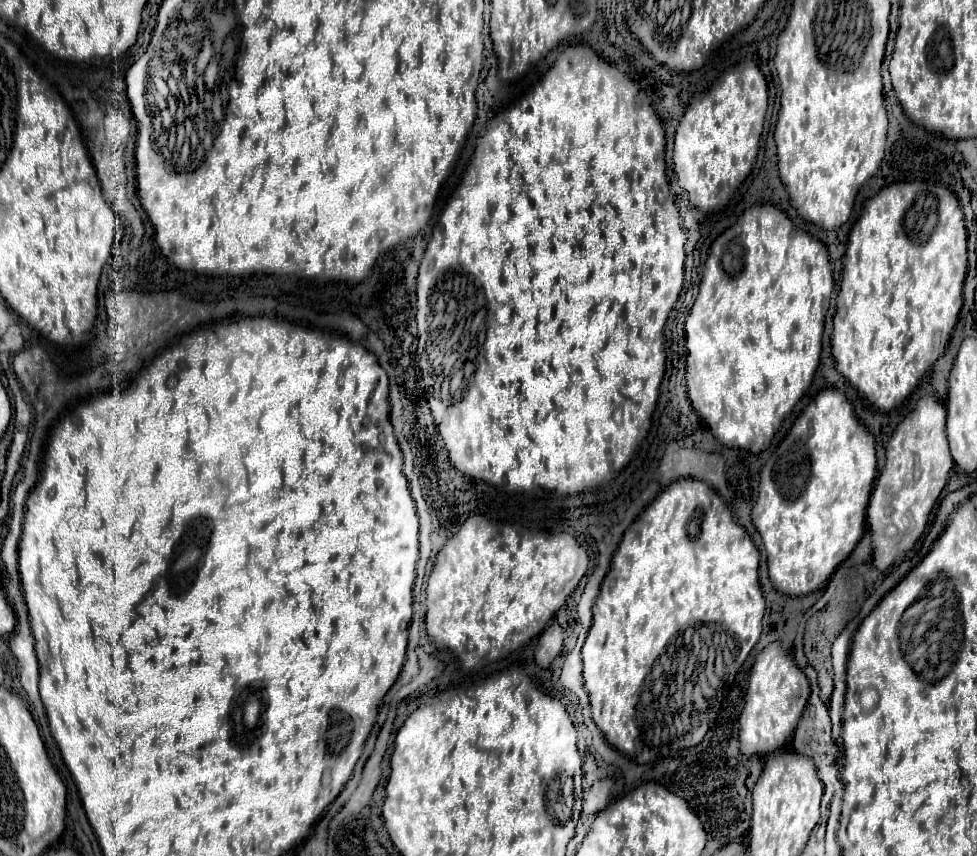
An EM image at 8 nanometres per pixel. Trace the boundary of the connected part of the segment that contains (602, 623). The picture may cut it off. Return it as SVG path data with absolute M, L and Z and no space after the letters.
M692 478L674 480L662 492L658 492L656 498L650 502L650 506L630 524L630 528L624 532L620 540L620 546L616 548L612 556L612 566L594 602L592 626L582 648L584 686L590 694L592 718L596 726L602 730L602 734L606 736L608 744L612 744L616 750L624 752L626 756L634 758L638 764L646 764L658 758L668 758L672 752L680 748L696 746L702 742L702 738L706 736L708 728L714 724L718 710L722 706L722 692L724 692L726 680L730 680L740 670L740 666L748 658L750 650L754 648L762 632L764 598L758 584L758 562L760 562L760 552L754 546L752 538L746 534L742 526L738 526L732 520L732 512L724 504L724 500L700 480L692 480Z

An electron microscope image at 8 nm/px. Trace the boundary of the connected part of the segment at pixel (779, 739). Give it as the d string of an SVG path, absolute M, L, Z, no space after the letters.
M772 642L756 656L746 686L746 704L740 714L740 750L744 756L770 754L790 742L796 722L808 702L810 686L802 668L796 664L792 652L784 650L780 642Z

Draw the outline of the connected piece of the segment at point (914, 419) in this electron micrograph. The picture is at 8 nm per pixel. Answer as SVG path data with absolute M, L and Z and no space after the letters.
M924 396L914 410L894 428L886 444L886 466L876 480L870 504L868 524L874 532L874 566L886 570L896 558L908 552L926 528L926 518L942 494L946 480L954 468L954 460L946 442L944 404Z

